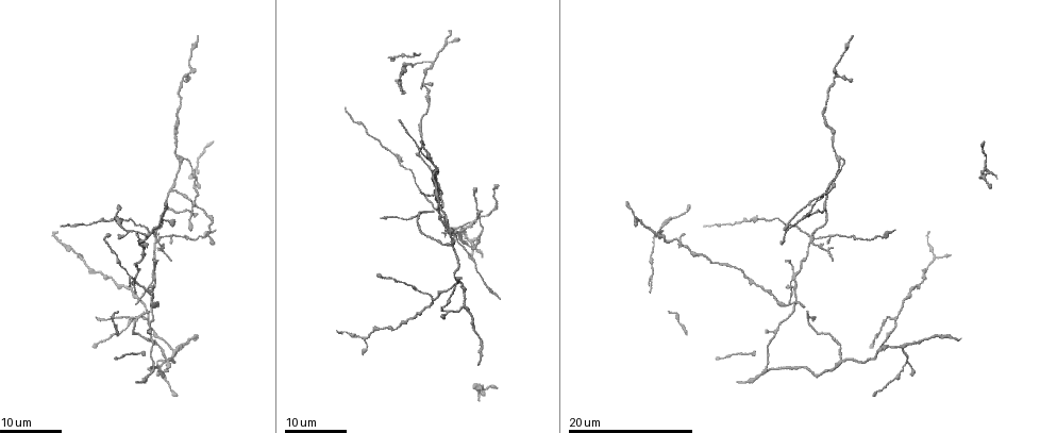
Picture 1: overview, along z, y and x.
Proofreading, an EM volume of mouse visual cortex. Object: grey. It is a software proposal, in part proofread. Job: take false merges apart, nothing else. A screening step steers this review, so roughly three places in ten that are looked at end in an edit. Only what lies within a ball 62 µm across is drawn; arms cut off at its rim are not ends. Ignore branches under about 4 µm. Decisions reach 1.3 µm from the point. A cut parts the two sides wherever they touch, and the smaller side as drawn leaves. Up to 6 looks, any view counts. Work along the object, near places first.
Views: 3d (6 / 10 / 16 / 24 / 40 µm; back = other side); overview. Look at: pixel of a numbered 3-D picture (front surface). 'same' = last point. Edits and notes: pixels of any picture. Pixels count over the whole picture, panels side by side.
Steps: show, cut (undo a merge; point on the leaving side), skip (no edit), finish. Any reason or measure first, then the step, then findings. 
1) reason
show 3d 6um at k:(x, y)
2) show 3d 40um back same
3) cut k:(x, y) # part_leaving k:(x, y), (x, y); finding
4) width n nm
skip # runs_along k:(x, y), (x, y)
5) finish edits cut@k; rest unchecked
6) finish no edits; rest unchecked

arms part here
show 3d 24um at 1:(825, 206)

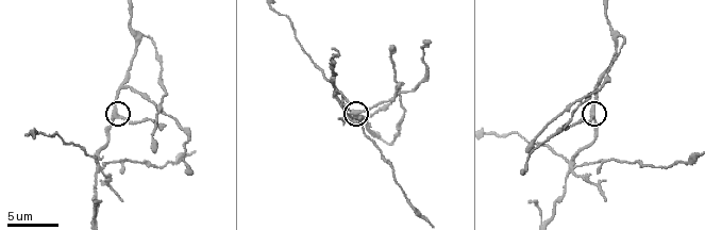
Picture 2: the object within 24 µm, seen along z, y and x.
show 3d 10um at 2:(354, 115)

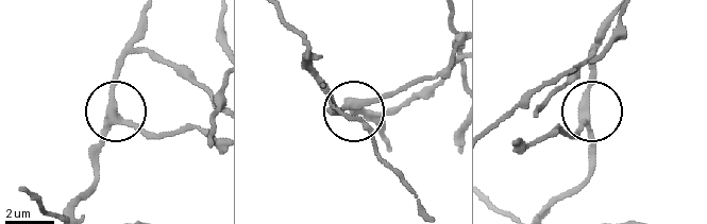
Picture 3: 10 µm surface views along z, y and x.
skip # runs_along 3:(548, 210), (590, 168), (590, 115), (572, 135); one neuron here

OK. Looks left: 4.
three arms meet
show 3d 16um at 2:(160, 101)

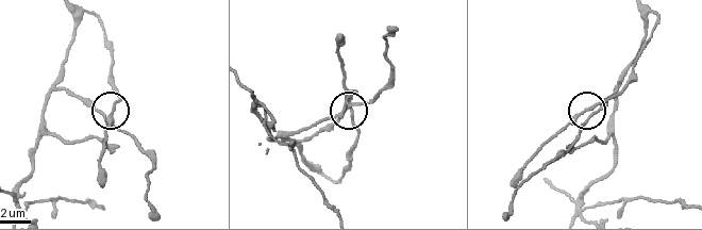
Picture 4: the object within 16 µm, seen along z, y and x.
show 3d 16um back at 4:(113, 113)

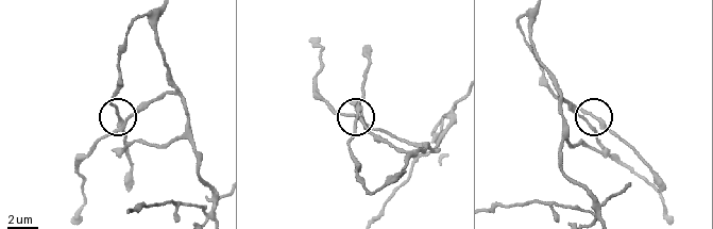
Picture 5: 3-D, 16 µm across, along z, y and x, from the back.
width 150 nm
skip # all the same neuron

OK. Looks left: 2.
a fork
show 3d 24um at 1:(840, 360)

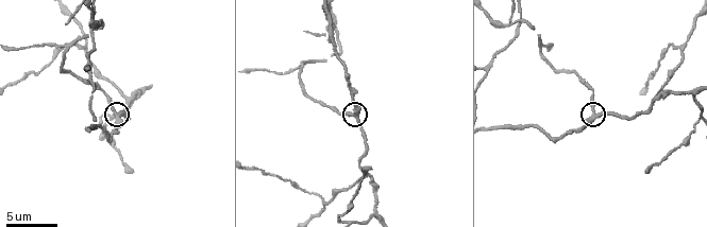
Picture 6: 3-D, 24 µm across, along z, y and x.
zoom in
show 3d 10um at 6:(115, 113)

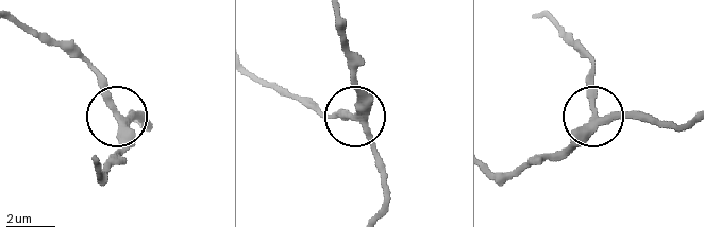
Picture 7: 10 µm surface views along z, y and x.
width 260 nm
skip # runs_along 7:(338, 17), (358, 103), (352, 115), (318, 115); one neuron here

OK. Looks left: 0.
finish no edits; rest unchecked

